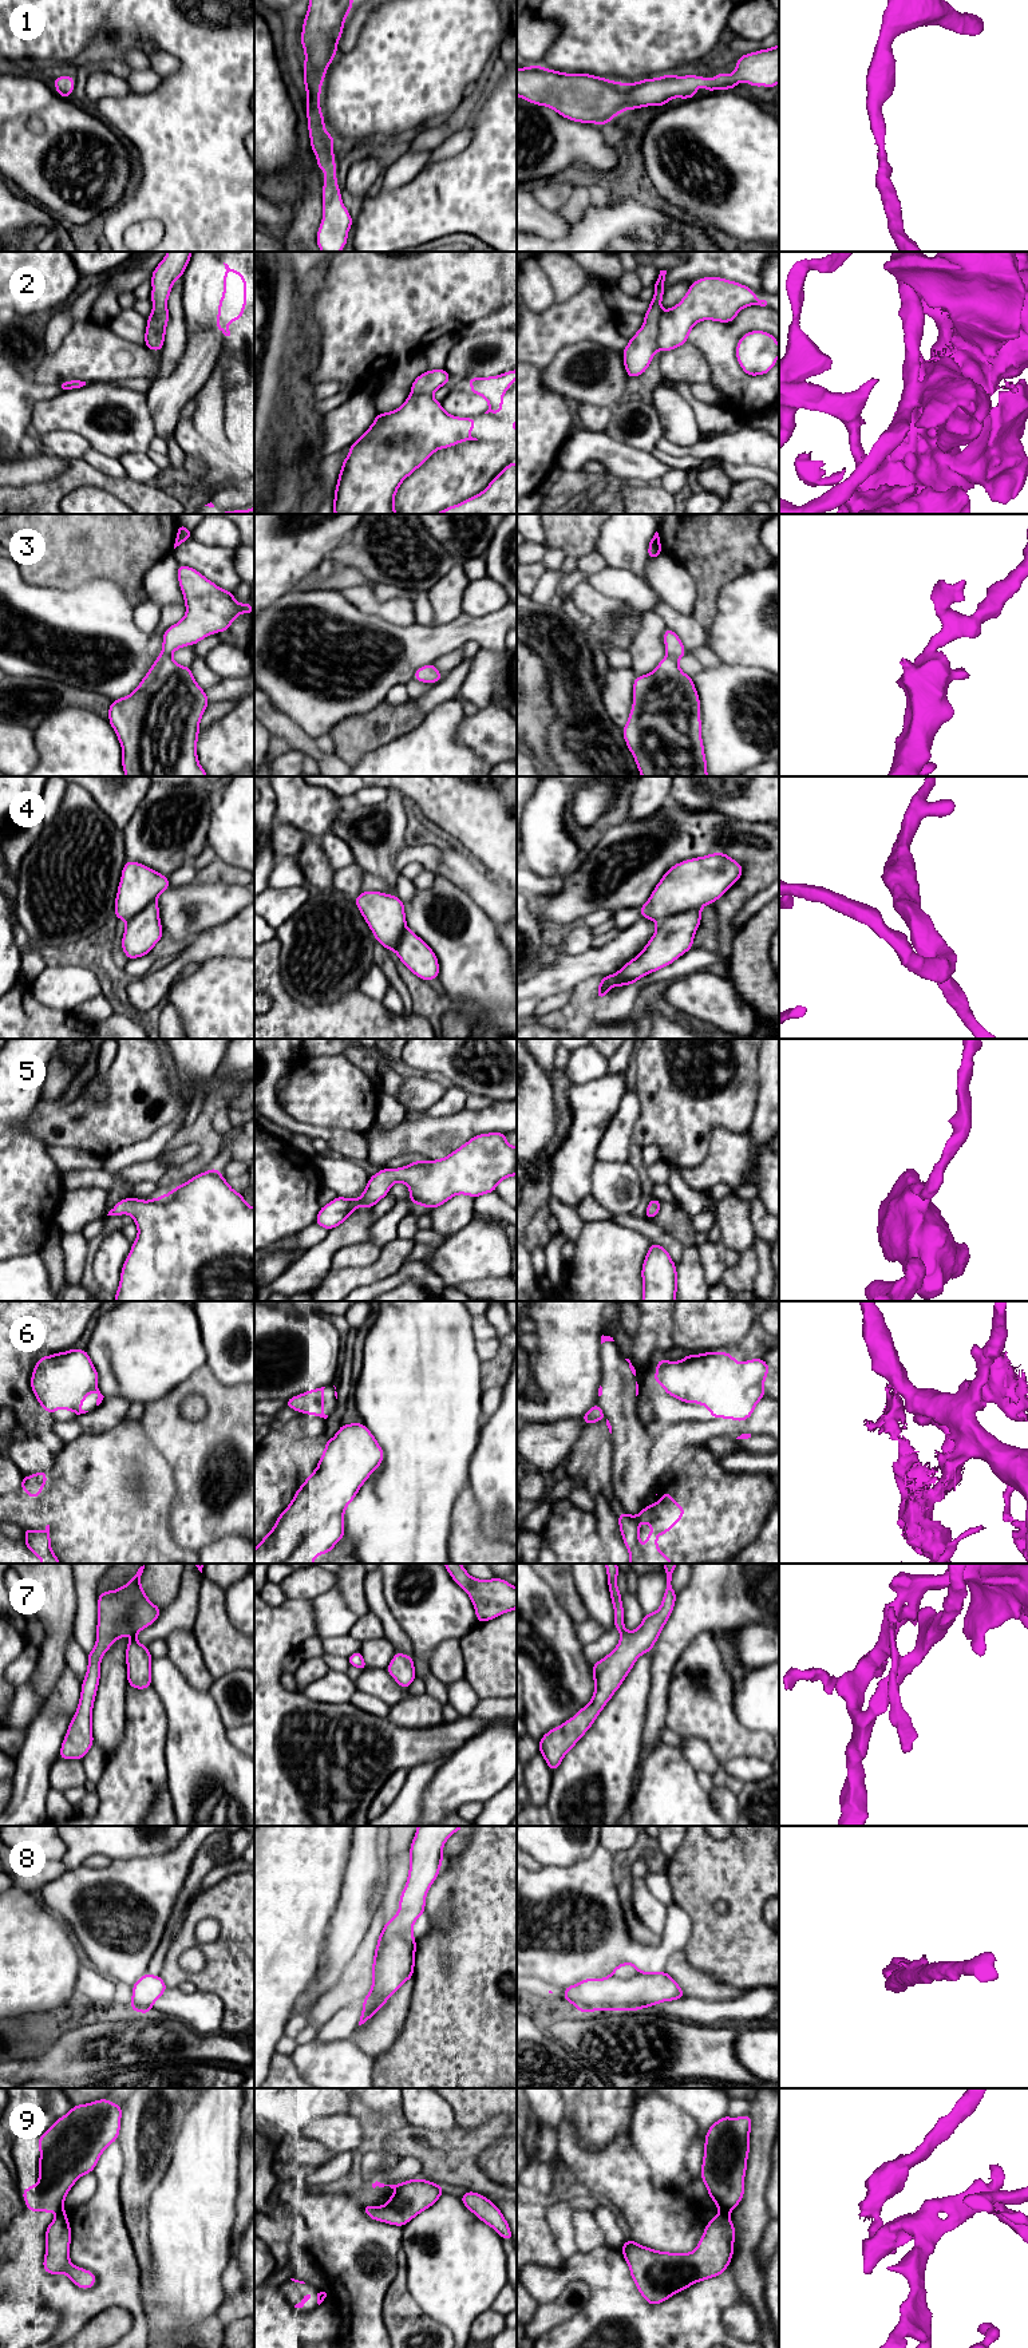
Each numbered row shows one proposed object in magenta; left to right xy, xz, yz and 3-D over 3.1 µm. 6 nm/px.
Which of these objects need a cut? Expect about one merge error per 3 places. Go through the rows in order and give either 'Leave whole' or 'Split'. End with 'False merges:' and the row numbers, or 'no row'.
1: Leave whole
2: Split
3: Leave whole
4: Leave whole
5: Leave whole
6: Leave whole
7: Leave whole
8: Leave whole
9: Split
False merges: 2, 9

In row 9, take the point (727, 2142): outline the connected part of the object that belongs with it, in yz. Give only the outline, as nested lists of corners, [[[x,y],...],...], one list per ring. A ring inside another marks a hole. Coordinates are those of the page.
[[[750,2114],[739,2118],[724,2115],[715,2122],[705,2134],[704,2157],[700,2177],[707,2186],[708,2197],[713,2199],[719,2213],[730,2215],[744,2195],[744,2175],[750,2154],[750,2131],[752,2119]]]

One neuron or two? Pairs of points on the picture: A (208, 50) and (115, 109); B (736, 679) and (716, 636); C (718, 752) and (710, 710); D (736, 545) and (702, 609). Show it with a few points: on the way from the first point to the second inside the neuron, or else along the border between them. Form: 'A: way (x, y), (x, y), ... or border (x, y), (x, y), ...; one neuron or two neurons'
A: way (190, 74), (155, 109), (139, 109); one neuron
B: border (724, 663), (760, 668); two neurons
C: way (718, 742), (718, 720); one neuron
D: way (720, 561), (710, 573), (707, 593); one neuron

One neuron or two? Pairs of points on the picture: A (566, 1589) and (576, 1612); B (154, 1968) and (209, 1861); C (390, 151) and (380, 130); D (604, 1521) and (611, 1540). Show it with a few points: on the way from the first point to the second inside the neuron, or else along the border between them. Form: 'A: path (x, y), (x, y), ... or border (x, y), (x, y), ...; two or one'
A: path (566, 1595), (574, 1607); one
B: path (166, 1941), (182, 1900), (190, 1888); one
C: border (386, 145), (395, 146); two
D: path (608, 1525), (611, 1536); one

